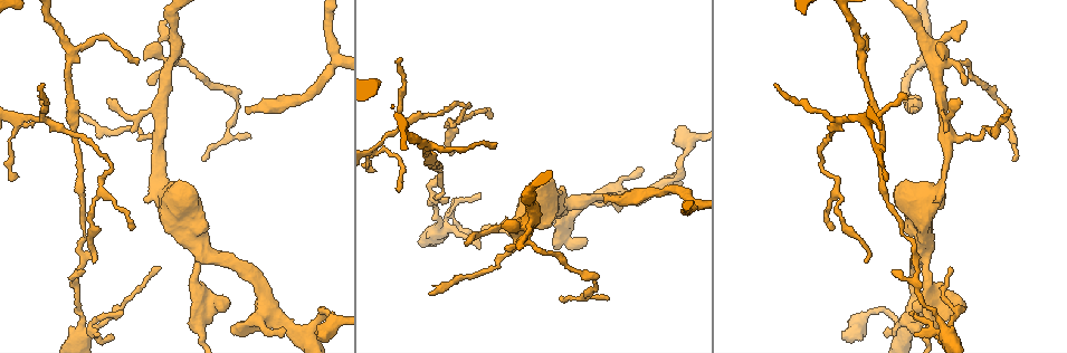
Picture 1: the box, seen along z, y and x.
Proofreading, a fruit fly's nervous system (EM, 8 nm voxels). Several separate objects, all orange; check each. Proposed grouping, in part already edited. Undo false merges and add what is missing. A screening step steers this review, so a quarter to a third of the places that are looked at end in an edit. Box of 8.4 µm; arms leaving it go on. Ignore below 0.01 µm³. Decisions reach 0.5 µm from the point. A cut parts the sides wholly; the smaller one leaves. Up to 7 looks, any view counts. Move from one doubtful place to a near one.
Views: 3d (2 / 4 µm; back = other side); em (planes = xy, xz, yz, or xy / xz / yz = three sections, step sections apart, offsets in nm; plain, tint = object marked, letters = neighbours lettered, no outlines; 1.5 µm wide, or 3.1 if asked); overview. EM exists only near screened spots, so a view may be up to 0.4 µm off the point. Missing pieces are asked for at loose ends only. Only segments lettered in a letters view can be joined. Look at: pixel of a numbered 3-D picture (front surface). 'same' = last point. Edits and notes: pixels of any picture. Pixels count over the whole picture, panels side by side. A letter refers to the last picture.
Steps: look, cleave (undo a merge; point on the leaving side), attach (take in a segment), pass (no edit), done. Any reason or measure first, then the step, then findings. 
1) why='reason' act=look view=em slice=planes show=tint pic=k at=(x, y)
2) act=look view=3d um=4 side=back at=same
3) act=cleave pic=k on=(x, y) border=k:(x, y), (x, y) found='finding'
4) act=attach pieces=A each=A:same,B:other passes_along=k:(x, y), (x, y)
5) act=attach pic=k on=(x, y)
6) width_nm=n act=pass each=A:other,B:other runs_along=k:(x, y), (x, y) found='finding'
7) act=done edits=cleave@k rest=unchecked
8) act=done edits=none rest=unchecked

why='thin end' act=look view=3d um=2 pic=1 at=(914, 112)

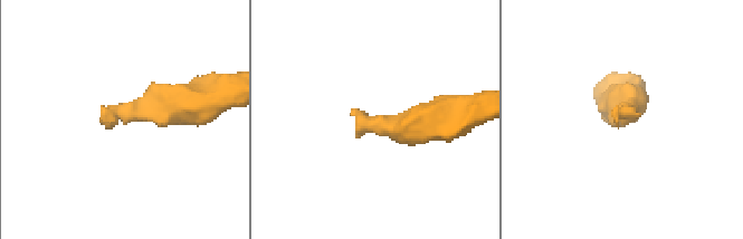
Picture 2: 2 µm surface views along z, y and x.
why='now the EM' act=look view=em slice=planes show=letters pic=2 at=(359, 116)

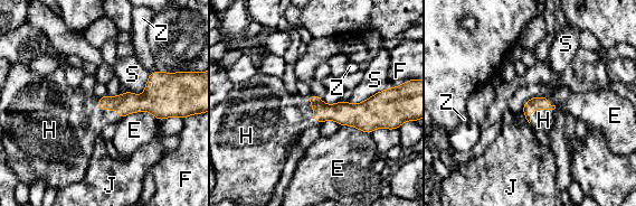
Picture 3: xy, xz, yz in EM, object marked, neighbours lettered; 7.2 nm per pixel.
longest_contact=S:340nm act=attach pieces=H each=E:other,F:other,H:same,J:other,S:other,Z:other passes_along=3:(126, 103), (106, 109), (74, 121) found='it goes on there'

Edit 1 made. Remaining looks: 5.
why='see it whole again' act=look view=overview

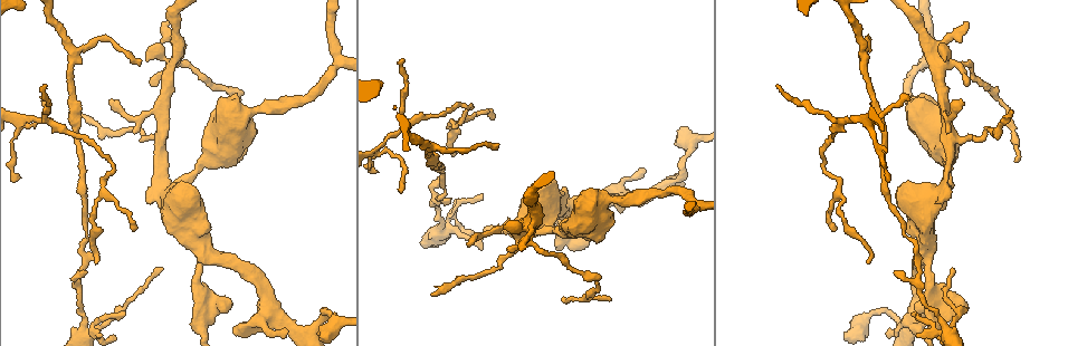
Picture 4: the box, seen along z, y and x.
why='tapers out' act=look view=em slice=yz step=4 show=tint pic=4 at=(608, 299)

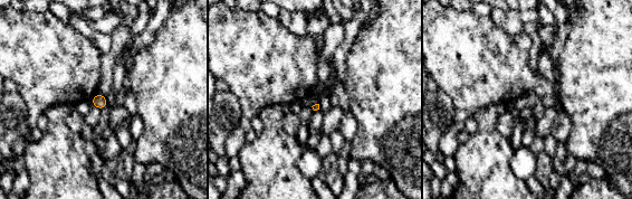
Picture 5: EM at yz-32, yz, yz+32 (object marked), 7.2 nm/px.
why='another direction' act=look view=em slice=planes show=letters at=same

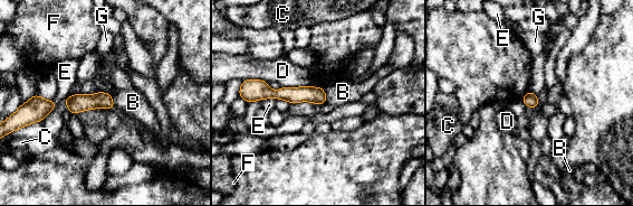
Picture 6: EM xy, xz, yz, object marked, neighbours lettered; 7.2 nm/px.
longest_contact=D:190nm act=pass each=B:other,C:other,D:other,E:other,F:other,G:other runs_along=6:(251, 93), (315, 94), (324, 100) found='none of them fits'

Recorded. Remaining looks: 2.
why='an open end' act=look view=em slice=yz step=4 show=letters pic=4 at=(1013, 111)

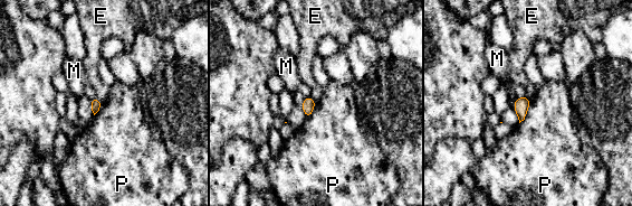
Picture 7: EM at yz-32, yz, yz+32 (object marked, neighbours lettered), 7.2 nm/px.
act=pass each=E:other,M:other,P:other found='none of them fits'

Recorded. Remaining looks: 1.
act=done edits=attach@3 rest=unchecked

